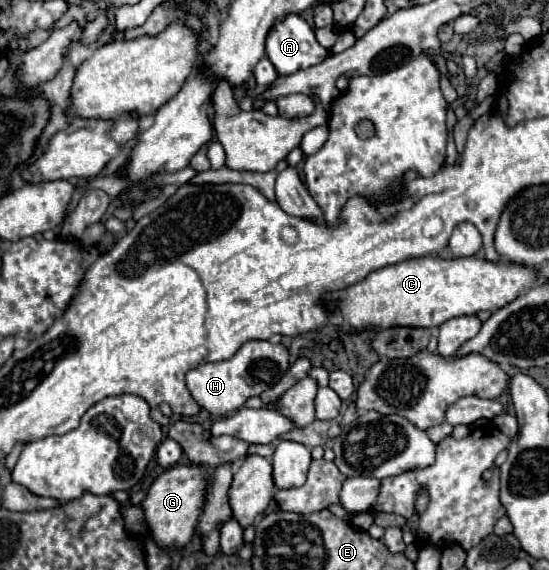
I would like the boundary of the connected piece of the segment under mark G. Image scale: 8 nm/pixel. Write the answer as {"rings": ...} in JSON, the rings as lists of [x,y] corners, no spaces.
{"rings":[[[172,466],[164,470],[148,488],[146,498],[140,502],[140,508],[144,512],[144,522],[152,534],[152,540],[158,548],[170,550],[170,548],[184,548],[198,524],[198,512],[202,512],[202,496],[206,490],[206,476],[210,468],[200,468],[200,466]]]}

